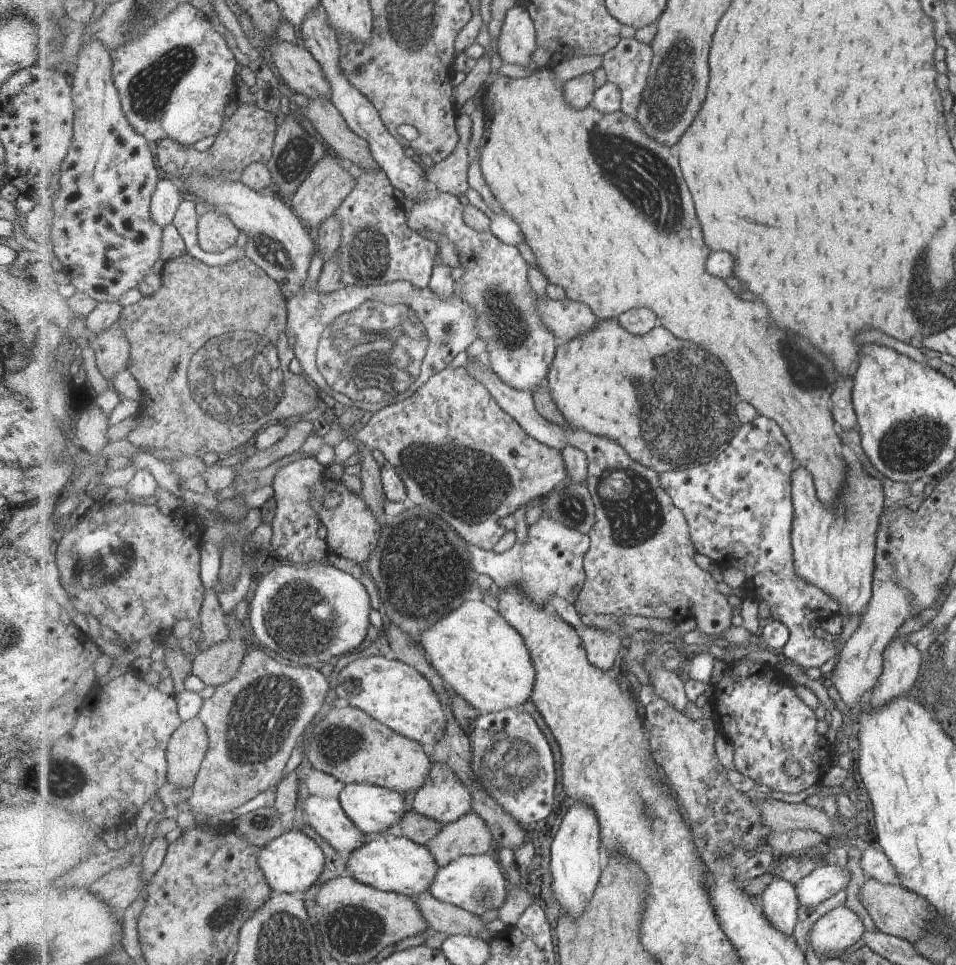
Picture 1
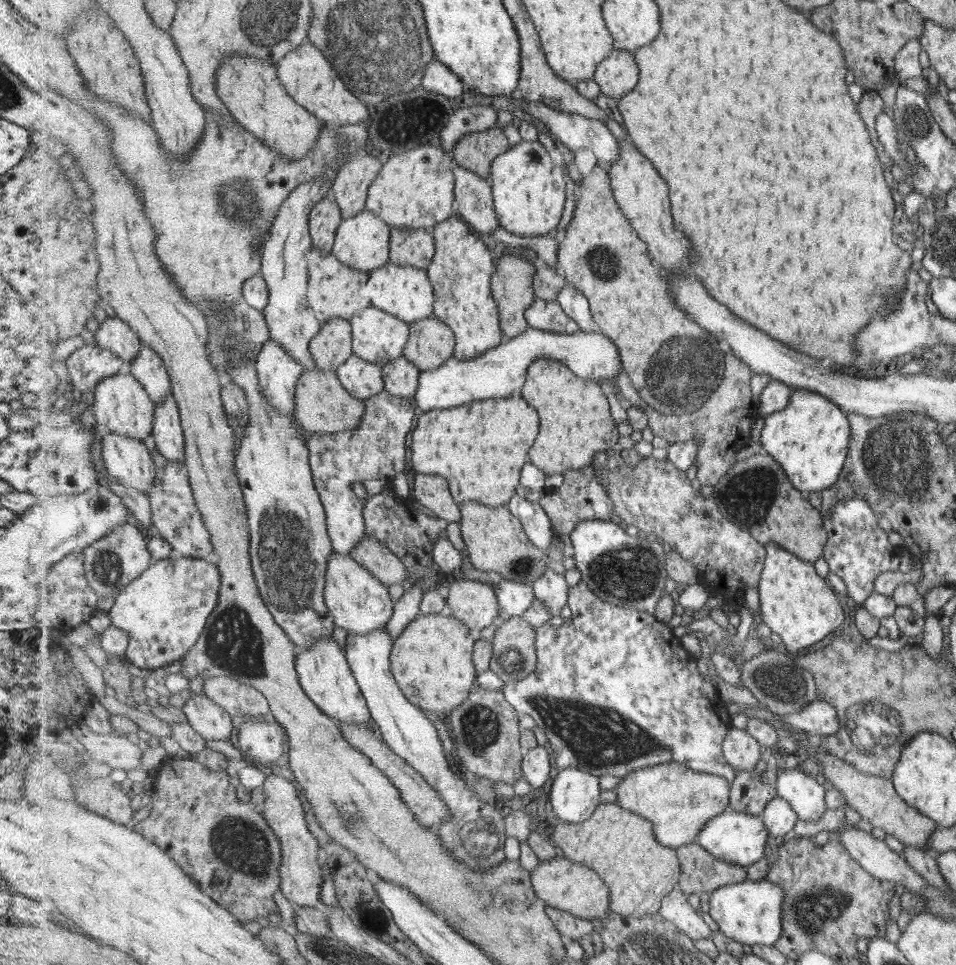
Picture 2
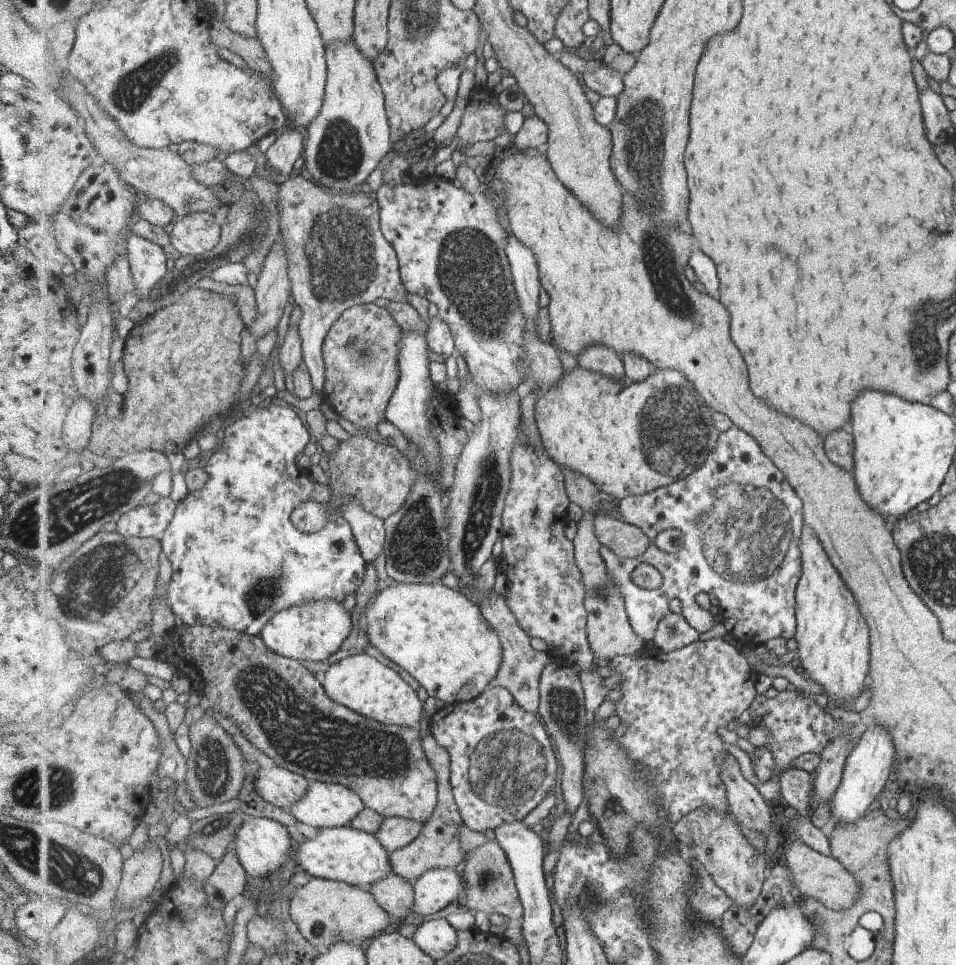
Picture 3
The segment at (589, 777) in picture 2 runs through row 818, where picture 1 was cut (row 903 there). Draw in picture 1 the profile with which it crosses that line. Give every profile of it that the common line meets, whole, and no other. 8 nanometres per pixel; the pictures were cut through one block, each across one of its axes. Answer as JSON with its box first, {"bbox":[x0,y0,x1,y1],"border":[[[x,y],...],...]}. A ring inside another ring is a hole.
{"bbox":[550,800,605,920],"border":[[[573,800],[554,836],[550,860],[553,896],[561,904],[560,912],[563,912],[565,920],[567,913],[572,919],[578,920],[578,916],[582,915],[591,902],[591,897],[602,876],[605,855],[601,830],[596,810],[585,801]]]}

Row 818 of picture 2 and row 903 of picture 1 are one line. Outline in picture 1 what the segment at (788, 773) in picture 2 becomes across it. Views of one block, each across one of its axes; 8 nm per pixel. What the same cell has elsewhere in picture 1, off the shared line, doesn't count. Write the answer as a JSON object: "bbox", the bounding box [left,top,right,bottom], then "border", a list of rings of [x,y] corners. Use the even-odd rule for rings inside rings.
{"bbox":[797,864,851,907],"border":[[[823,864],[797,885],[799,904],[813,907],[837,892],[845,890],[851,882],[851,872],[841,865]]]}

